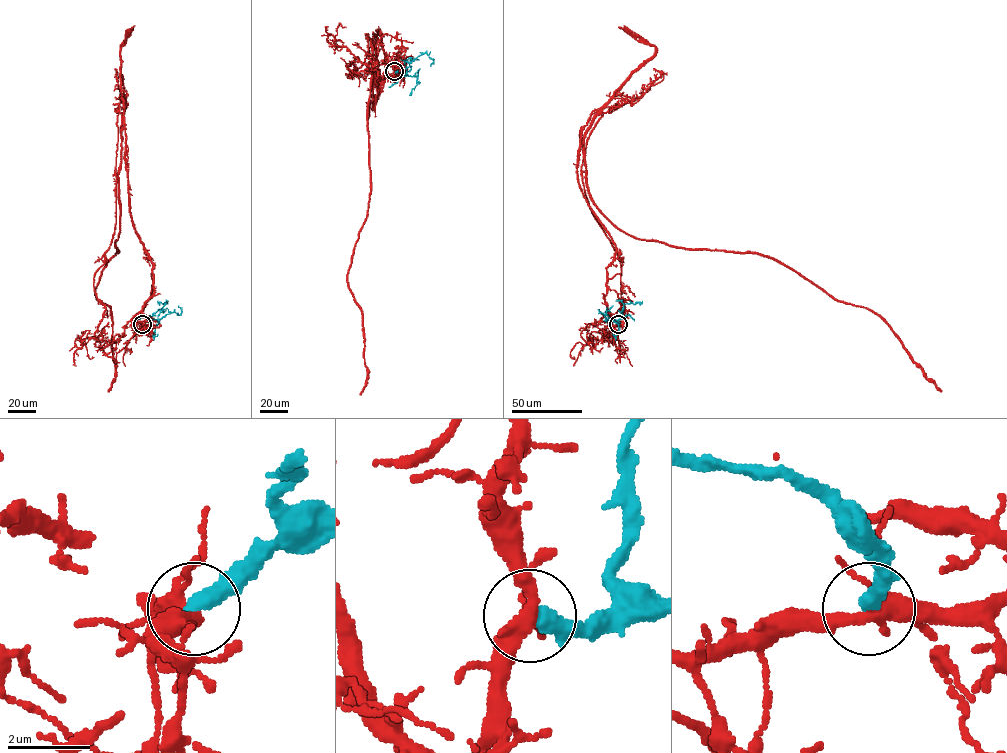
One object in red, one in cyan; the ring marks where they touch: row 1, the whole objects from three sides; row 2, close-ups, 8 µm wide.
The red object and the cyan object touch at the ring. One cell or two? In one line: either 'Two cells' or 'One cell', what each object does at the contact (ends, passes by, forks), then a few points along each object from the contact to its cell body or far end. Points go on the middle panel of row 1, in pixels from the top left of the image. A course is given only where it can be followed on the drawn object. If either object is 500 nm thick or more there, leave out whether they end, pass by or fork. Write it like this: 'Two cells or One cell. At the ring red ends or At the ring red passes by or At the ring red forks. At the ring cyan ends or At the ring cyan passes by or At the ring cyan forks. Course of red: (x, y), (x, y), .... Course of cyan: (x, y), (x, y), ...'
Two cells. At the ring red forks. At the ring cyan ends. Course of red: (394, 71), (406, 60), (387, 59), (378, 30), (369, 201), (348, 276), (360, 395). Course of cyan: (394, 71), (401, 60), (410, 62), (425, 52), (433, 60), (431, 66)

